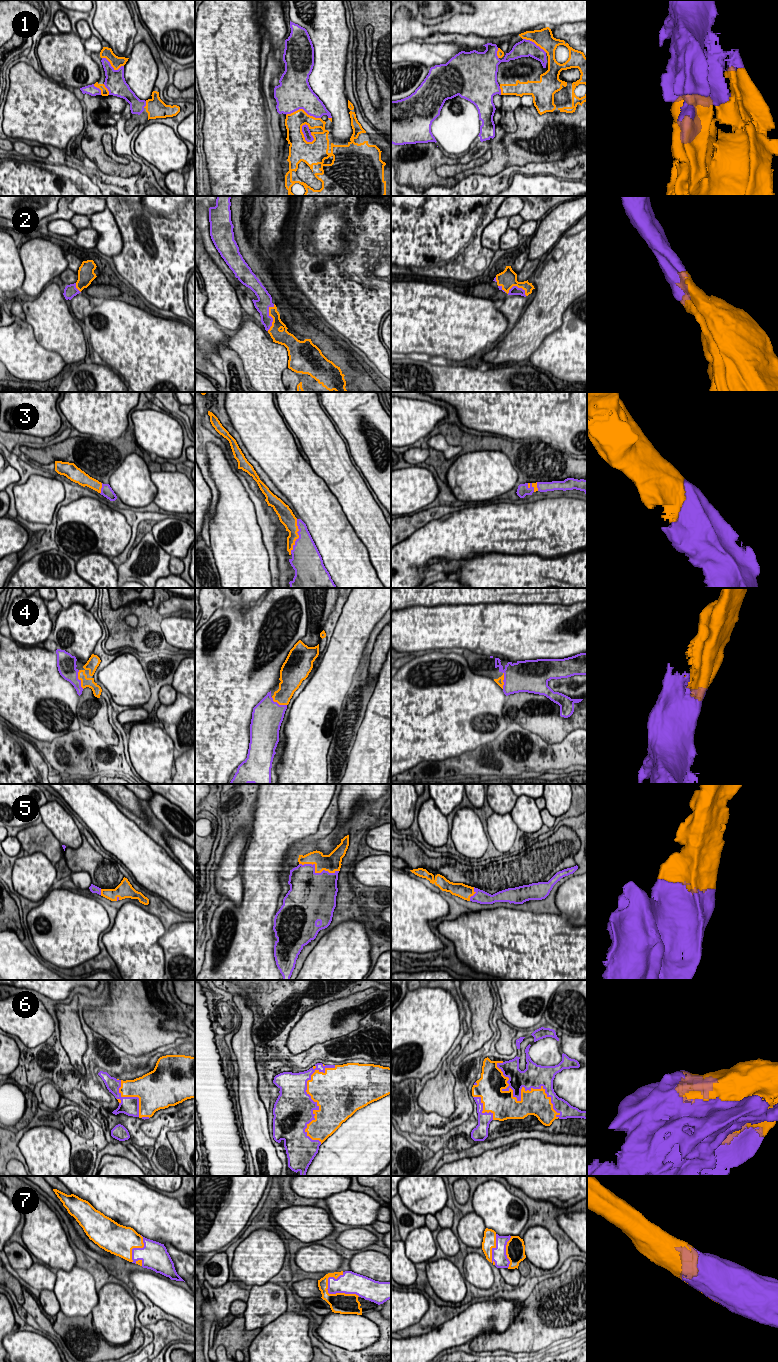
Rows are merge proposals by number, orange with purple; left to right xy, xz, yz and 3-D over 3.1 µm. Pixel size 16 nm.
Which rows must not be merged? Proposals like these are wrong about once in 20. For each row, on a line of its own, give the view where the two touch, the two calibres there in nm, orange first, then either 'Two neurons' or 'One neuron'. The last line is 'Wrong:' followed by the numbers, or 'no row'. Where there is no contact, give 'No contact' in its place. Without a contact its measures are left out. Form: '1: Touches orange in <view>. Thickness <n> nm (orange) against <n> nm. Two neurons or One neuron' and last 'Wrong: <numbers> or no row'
1: Touches orange in xz. Thickness 340 nm (orange) against 130 nm. One neuron
2: Touches orange in yz. Thickness 300 nm (orange) against 140 nm. One neuron
3: Touches orange in xz. Thickness 220 nm (orange) against 380 nm. One neuron
4: Touches orange in xy. Thickness 160 nm (orange) against 280 nm. One neuron
5: Touches orange in xz. Thickness 260 nm (orange) against 480 nm. One neuron
6: Touches orange in yz. Thickness 360 nm (orange) against 340 nm. One neuron
7: Touches orange in xz. Thickness 340 nm (orange) against 360 nm. One neuron
Wrong: no row

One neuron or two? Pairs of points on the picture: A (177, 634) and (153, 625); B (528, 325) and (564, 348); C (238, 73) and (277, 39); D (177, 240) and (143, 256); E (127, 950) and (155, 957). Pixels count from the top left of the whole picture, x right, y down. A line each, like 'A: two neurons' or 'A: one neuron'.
A: two neurons
B: two neurons
C: two neurons
D: one neuron
E: one neuron

